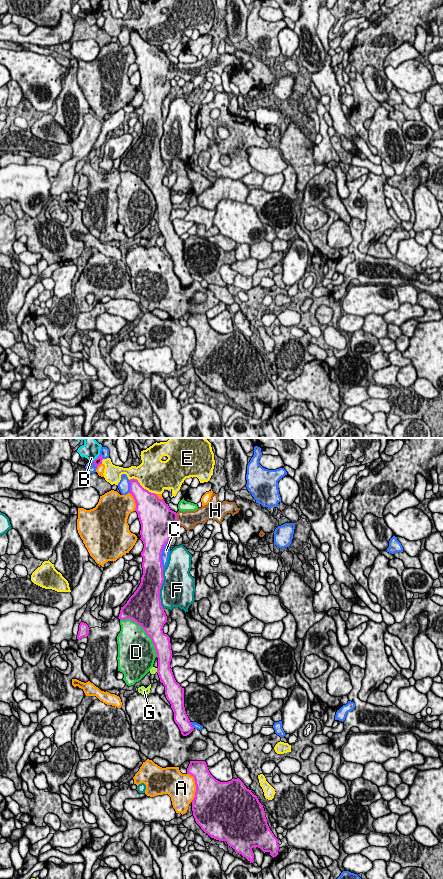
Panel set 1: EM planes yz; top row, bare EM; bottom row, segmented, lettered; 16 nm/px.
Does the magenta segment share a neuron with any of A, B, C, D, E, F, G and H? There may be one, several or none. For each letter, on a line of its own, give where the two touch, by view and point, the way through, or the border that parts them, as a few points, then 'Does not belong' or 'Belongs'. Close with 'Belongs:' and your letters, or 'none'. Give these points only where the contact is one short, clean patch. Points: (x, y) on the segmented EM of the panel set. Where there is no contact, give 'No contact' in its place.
A: Touches magenta at yz (196, 786). Does not belong
B: Touches magenta at yz (96, 458). Boundary: yz (99, 454), (92, 461). Does not belong
C: Touches magenta at yz (160, 555). Does not belong
D: Touches magenta at yz (144, 630). Does not belong
E: Touches magenta at yz (141, 486). Does not belong
F: Touches magenta at yz (160, 588). Does not belong
G: Touches magenta at yz (157, 670). Does not belong
H: Touches magenta at yz (176, 518). Path across: yz (161, 518), (176, 518), (188, 519). Belongs
Belongs: H

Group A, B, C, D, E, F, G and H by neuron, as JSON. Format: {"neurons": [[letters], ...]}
{"neurons": [["A"], ["B"], ["C"], ["D"], ["E"], ["F"], ["G"], ["H"]]}

